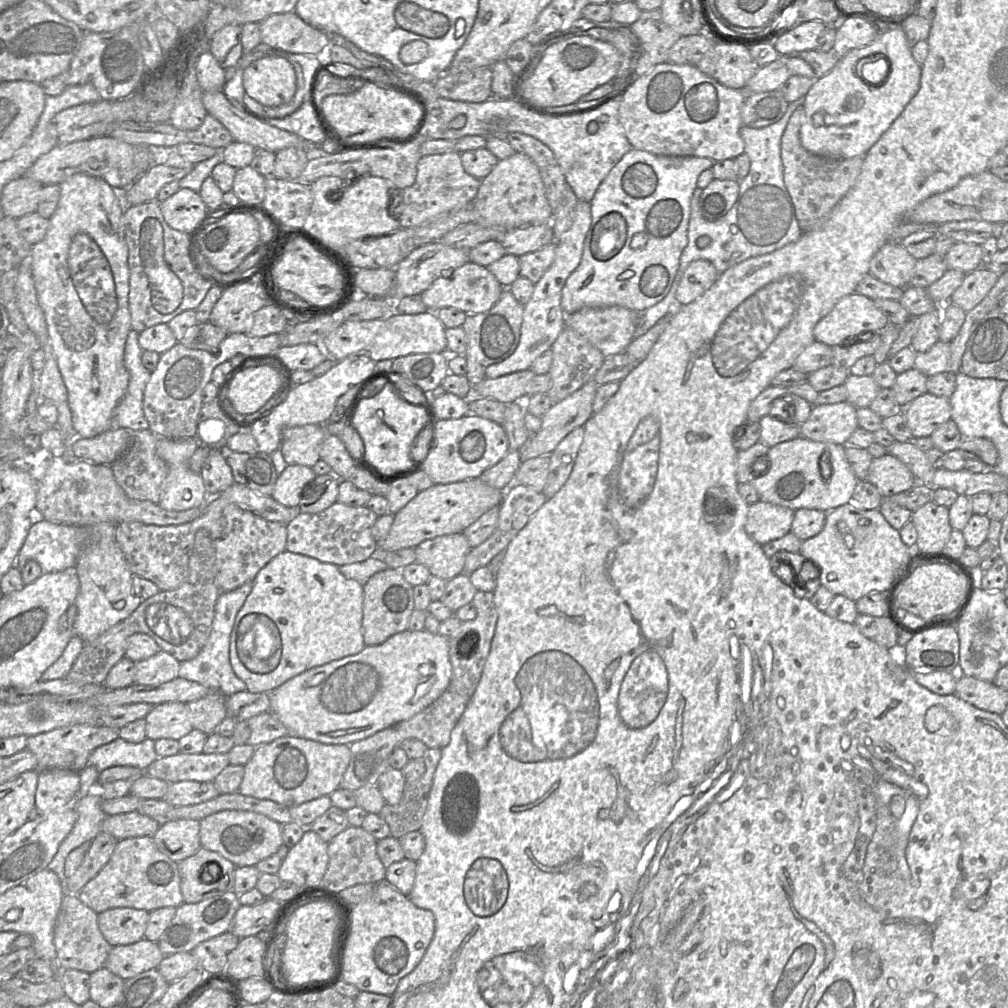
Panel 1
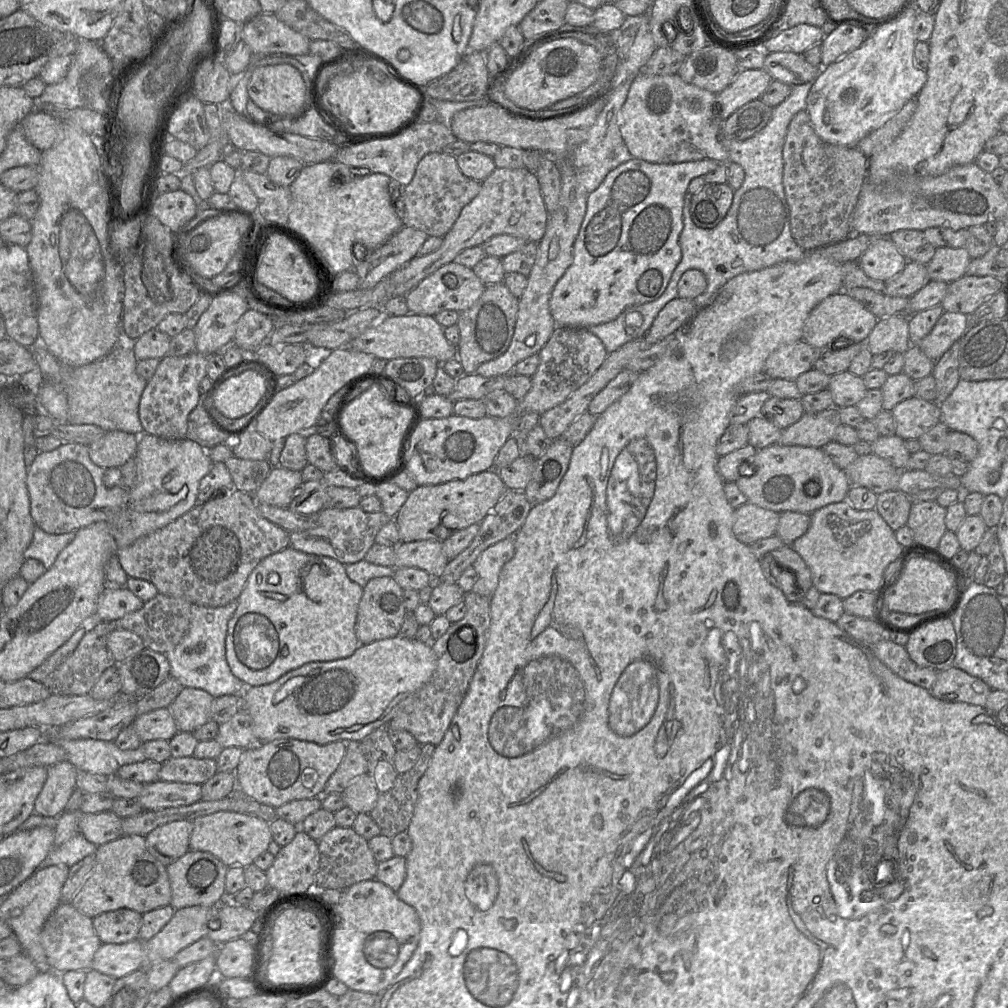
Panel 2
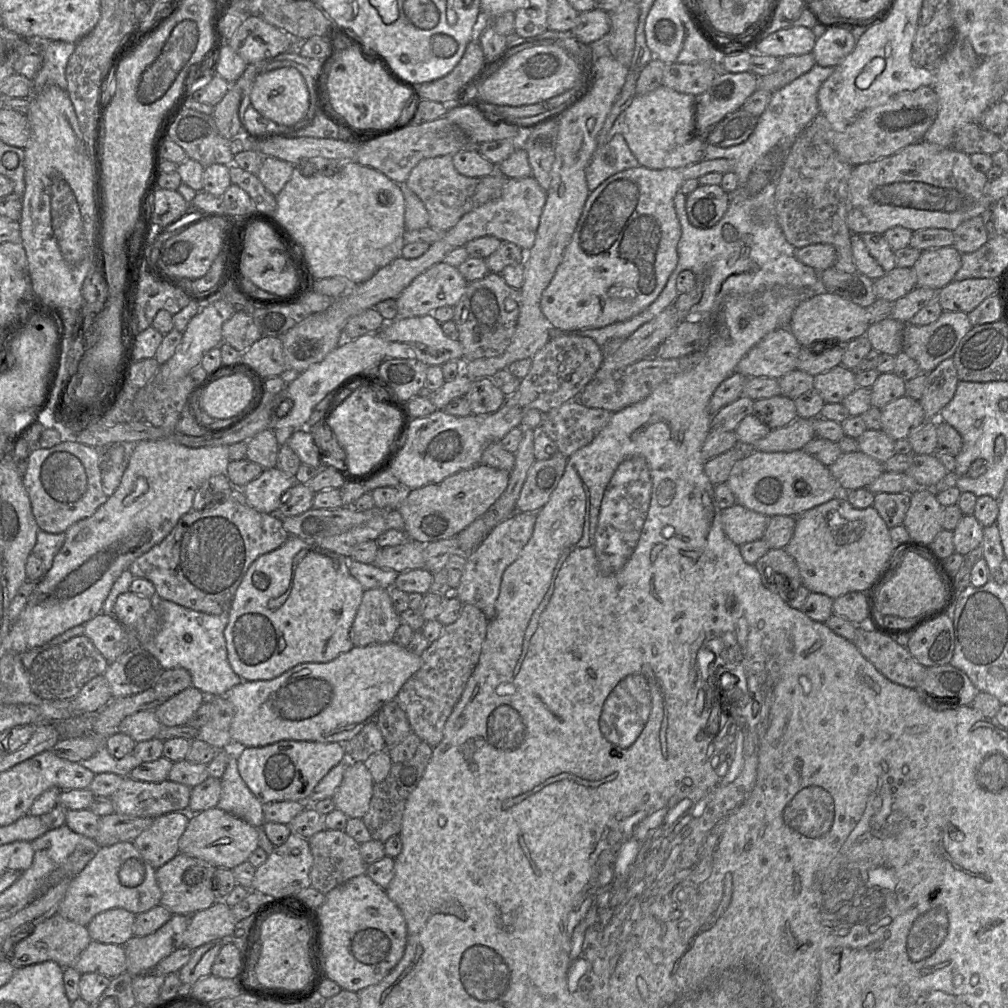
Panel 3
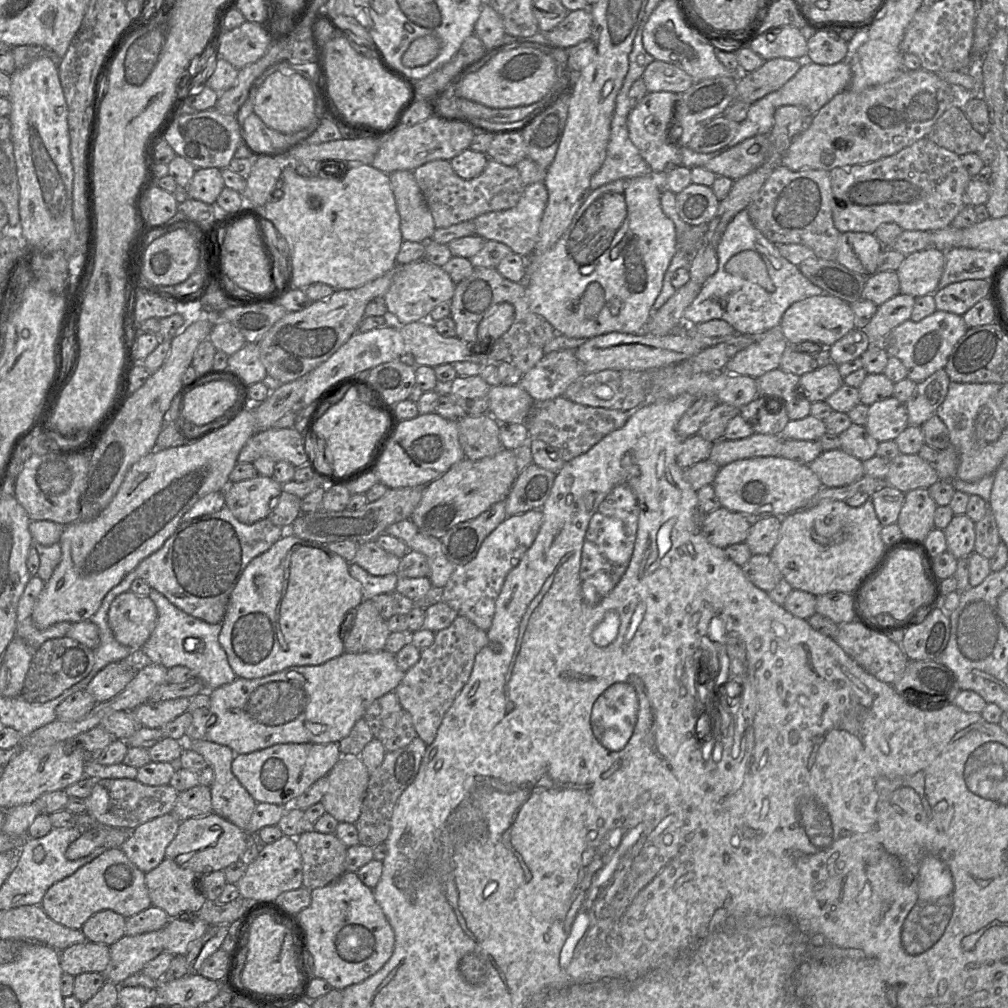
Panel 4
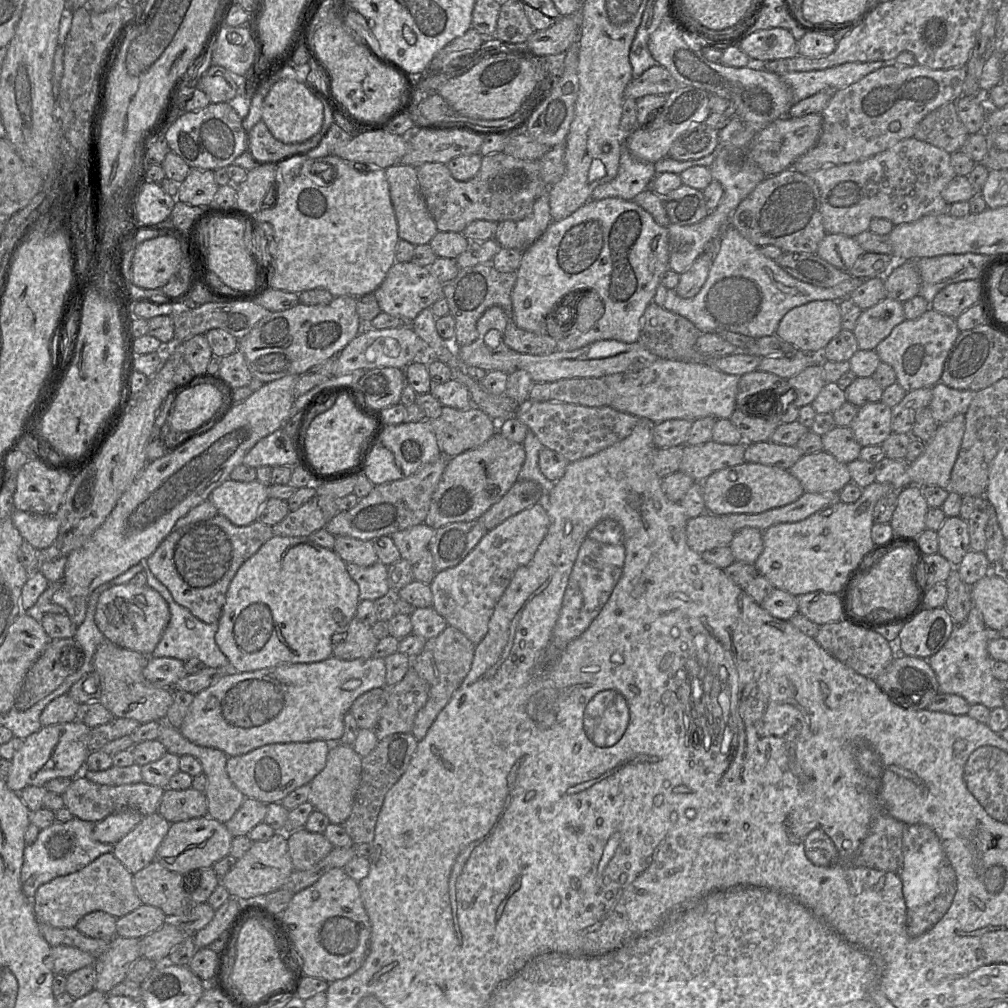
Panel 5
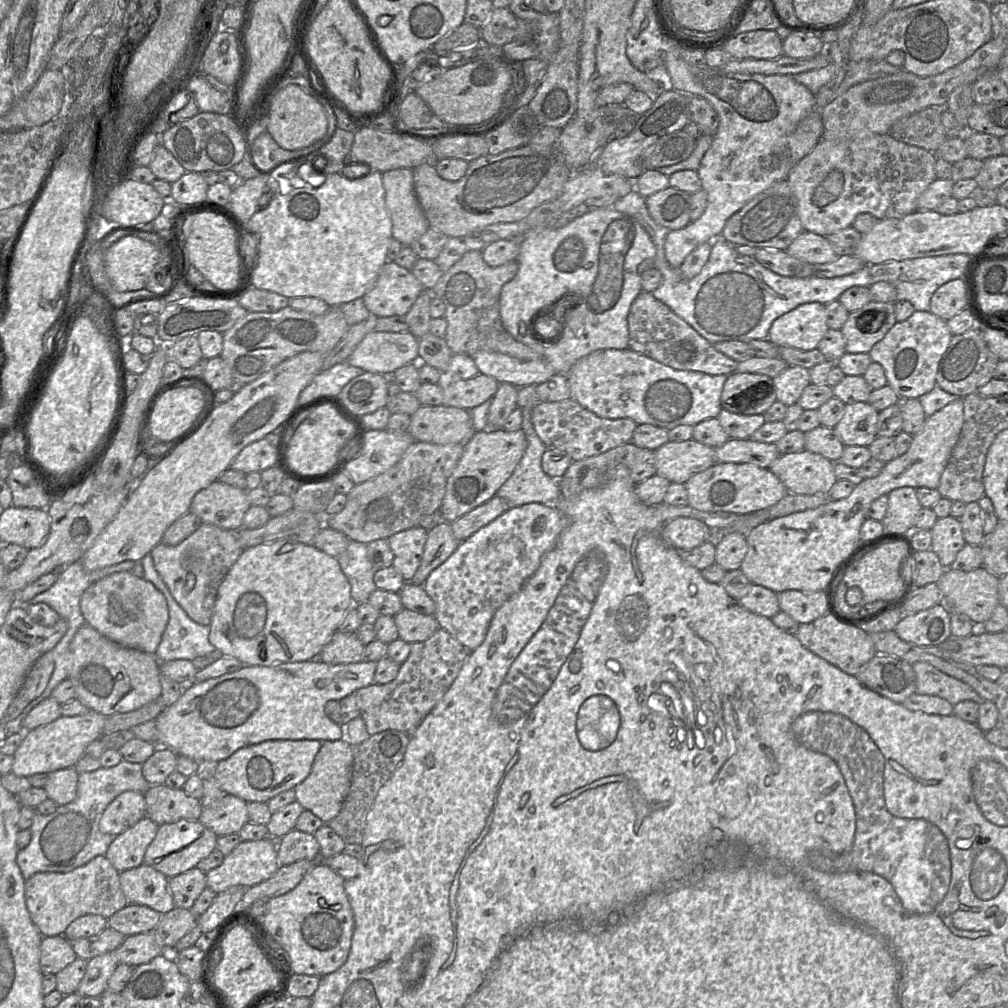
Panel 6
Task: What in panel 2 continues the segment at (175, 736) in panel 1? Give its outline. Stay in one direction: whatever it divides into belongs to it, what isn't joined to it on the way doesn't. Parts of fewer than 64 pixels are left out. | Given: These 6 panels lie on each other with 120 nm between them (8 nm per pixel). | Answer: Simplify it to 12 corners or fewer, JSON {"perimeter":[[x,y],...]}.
{"perimeter":[[168,708],[137,715],[132,727],[142,743],[178,733]]}

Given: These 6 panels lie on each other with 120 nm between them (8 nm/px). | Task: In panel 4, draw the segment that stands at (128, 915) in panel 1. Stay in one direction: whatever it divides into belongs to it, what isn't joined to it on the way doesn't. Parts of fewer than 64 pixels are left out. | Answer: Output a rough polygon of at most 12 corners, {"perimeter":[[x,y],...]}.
{"perimeter":[[102,910],[83,924],[86,939],[112,945],[125,935],[126,918]]}

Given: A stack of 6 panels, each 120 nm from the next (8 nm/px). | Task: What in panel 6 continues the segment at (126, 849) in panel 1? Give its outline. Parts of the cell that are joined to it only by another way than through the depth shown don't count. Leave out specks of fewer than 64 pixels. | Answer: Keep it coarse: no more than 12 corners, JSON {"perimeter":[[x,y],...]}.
{"perimeter":[[104,855],[70,872],[25,880],[43,937],[77,918],[106,919],[128,905]]}

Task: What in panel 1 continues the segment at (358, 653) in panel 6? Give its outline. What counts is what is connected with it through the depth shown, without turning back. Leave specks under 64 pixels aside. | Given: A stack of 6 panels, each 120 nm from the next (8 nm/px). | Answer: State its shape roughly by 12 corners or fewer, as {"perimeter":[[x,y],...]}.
{"perimeter":[[387,568],[363,585],[366,646],[408,630],[413,587]]}

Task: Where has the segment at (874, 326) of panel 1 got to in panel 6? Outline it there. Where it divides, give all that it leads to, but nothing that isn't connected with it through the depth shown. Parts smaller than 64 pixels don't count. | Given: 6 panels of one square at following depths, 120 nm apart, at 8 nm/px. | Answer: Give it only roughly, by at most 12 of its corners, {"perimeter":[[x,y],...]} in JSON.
{"perimeter":[[825,305],[778,317],[765,339],[810,351],[828,329]]}

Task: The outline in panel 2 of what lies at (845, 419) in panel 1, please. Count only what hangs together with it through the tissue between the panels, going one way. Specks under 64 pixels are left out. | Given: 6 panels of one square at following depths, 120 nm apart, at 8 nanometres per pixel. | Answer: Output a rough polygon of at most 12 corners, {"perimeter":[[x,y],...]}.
{"perimeter":[[835,406],[804,413],[777,443],[821,448],[841,425]]}

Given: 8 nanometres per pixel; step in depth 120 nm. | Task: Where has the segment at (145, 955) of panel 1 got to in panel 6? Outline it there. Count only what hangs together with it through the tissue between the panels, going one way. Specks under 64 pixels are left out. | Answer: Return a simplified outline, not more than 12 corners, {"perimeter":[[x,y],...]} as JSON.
{"perimeter":[[63,936],[43,937],[40,968],[56,975],[77,955]]}

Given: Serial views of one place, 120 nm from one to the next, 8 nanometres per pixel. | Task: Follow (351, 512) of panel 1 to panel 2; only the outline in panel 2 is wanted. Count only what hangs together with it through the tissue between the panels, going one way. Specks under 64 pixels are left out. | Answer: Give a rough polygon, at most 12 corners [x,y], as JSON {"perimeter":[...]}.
{"perimeter":[[359,506],[324,507],[313,528],[289,533],[290,547],[364,559],[393,518]]}

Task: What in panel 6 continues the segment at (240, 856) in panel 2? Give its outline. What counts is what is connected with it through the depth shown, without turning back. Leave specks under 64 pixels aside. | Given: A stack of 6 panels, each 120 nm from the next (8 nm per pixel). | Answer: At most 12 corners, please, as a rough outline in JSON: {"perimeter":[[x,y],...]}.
{"perimeter":[[199,820],[160,825],[144,864],[174,877],[216,849]]}

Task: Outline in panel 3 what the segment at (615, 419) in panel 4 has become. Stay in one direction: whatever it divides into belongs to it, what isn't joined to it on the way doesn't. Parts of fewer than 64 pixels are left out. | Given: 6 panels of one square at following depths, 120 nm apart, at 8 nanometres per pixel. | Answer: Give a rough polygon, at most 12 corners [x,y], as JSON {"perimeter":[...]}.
{"perimeter":[[571,399],[541,413],[538,427],[569,458],[613,413]]}

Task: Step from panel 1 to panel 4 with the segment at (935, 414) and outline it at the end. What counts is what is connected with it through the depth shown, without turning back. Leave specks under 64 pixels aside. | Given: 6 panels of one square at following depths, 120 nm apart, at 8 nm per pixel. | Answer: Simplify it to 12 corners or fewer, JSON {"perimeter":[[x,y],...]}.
{"perimeter":[[894,396],[868,406],[864,427],[879,443],[908,426],[906,405]]}

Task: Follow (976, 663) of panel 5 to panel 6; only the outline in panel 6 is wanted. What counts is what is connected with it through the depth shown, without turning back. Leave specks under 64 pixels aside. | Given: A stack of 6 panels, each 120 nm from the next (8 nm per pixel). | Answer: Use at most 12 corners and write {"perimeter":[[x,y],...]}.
{"perimeter":[[927,662],[912,663],[916,693],[952,705],[984,699],[963,681]]}

